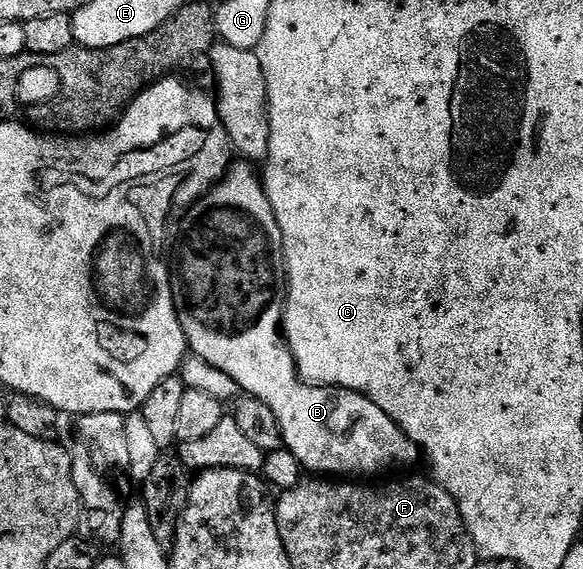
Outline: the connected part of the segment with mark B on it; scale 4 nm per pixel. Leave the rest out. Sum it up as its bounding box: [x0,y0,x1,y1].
[175,162,419,478]

